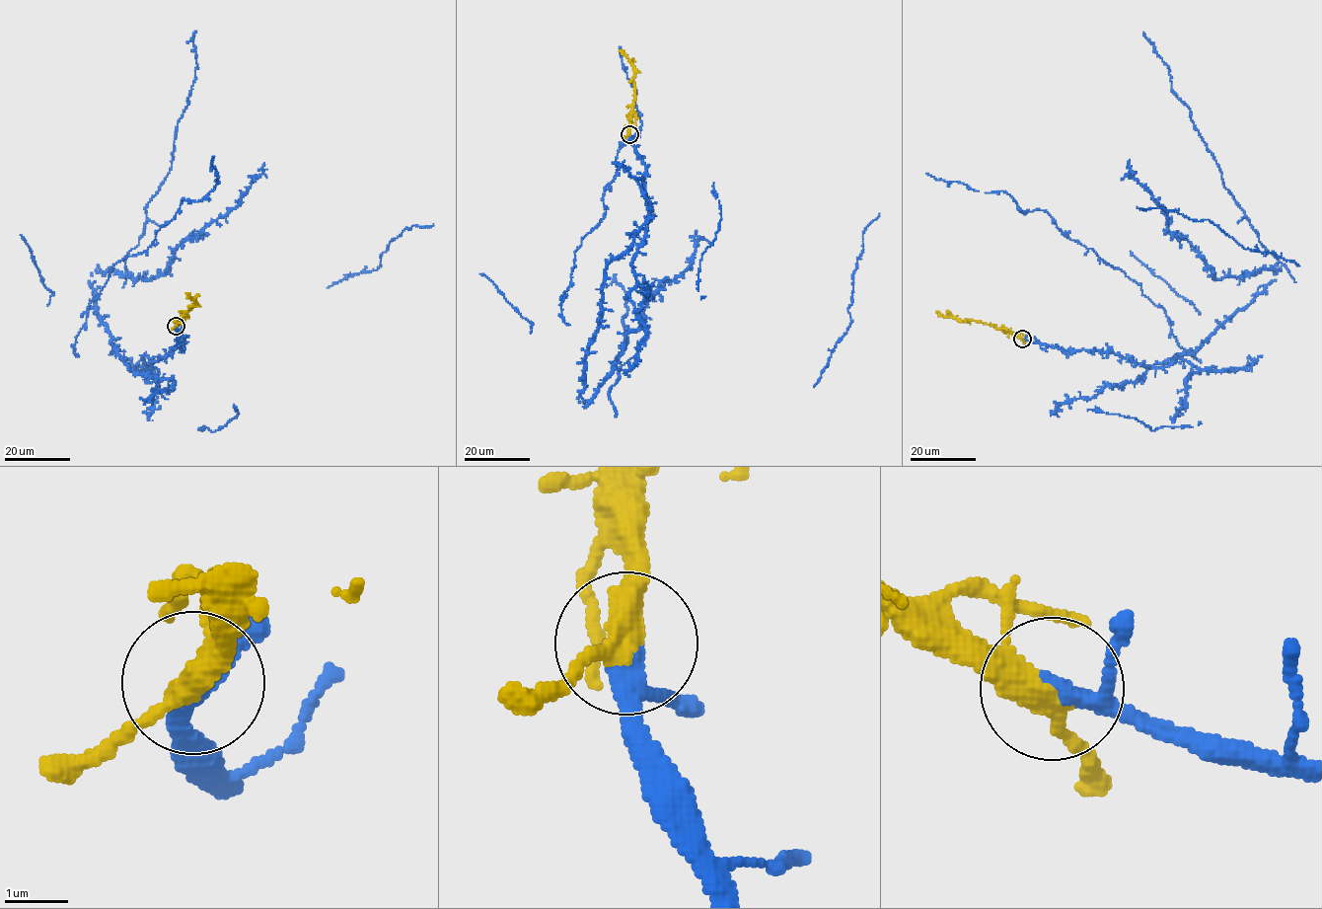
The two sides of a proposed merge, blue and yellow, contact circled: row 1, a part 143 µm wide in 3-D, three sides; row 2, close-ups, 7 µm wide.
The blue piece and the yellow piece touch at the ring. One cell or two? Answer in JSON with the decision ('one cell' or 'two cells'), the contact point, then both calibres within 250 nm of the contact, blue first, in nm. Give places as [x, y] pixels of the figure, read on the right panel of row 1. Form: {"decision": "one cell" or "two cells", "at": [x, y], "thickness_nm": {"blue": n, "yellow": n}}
{"decision": "one cell", "at": [1022, 339], "thickness_nm": {"blue": 240, "yellow": 320}}

